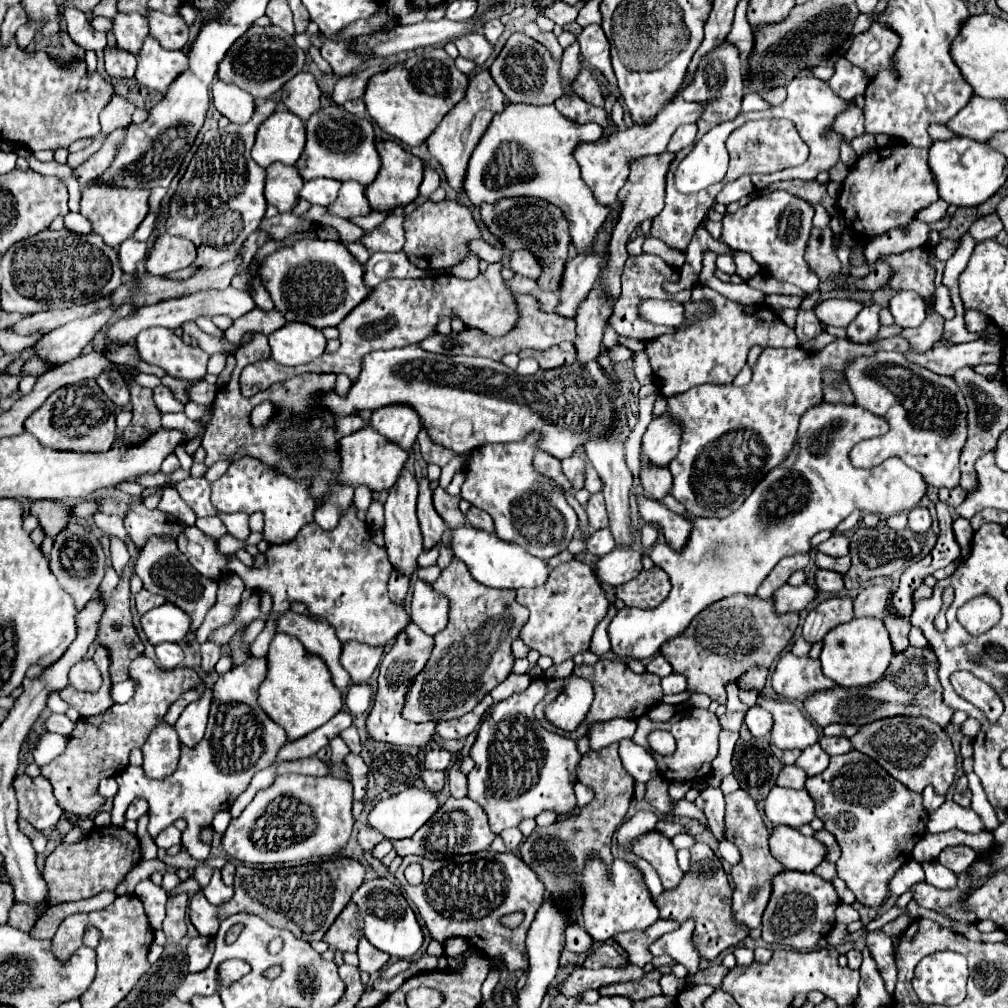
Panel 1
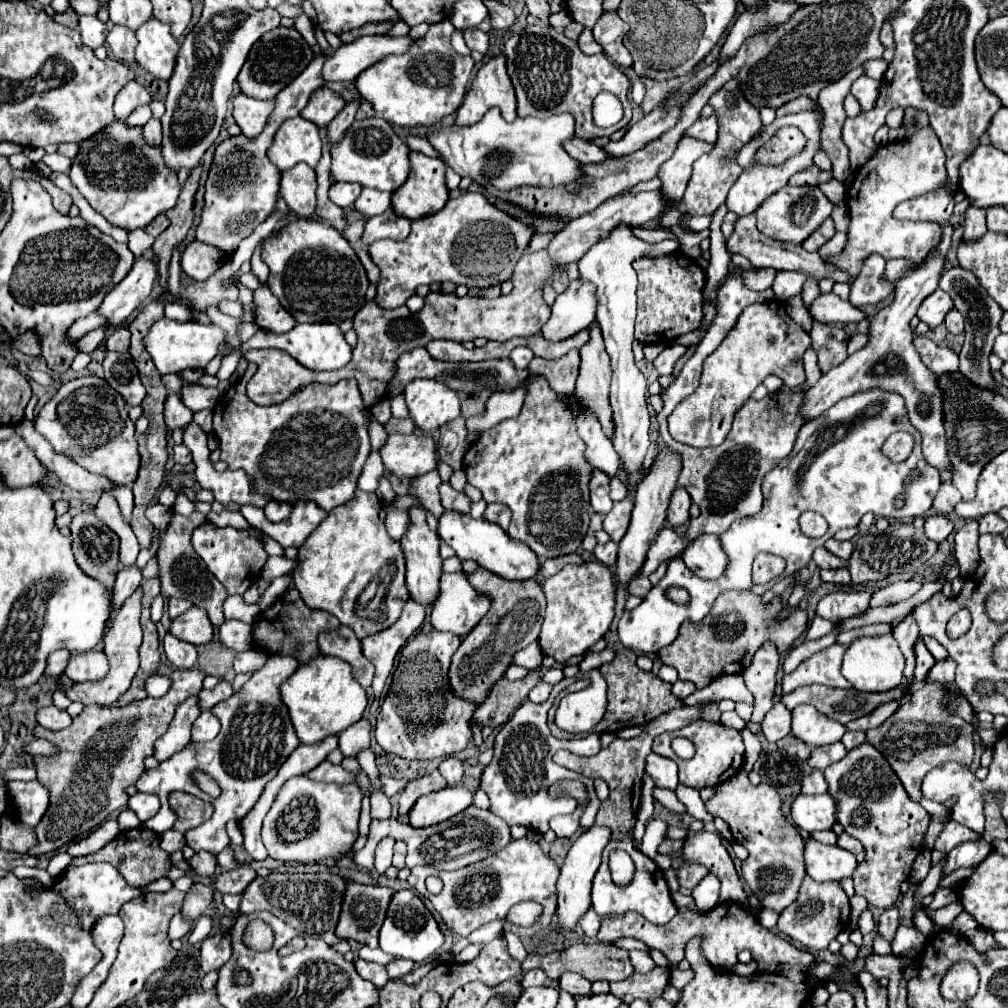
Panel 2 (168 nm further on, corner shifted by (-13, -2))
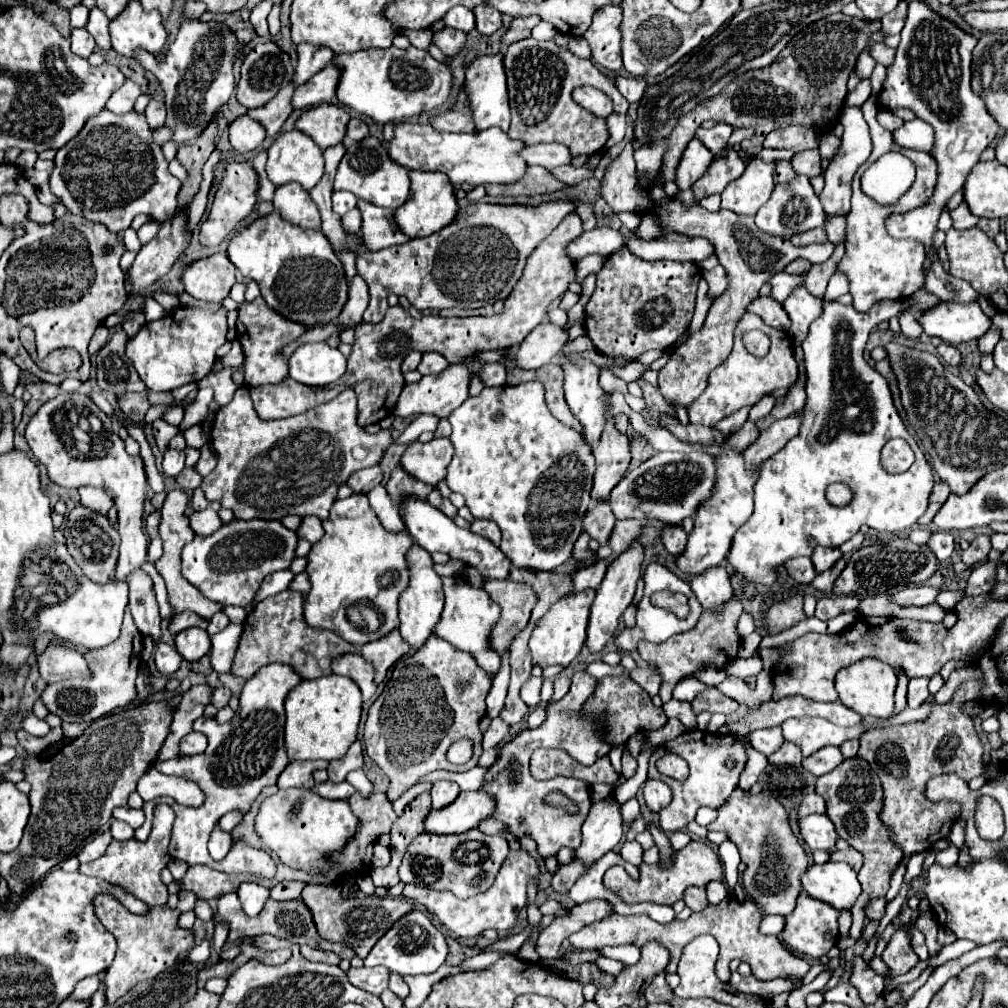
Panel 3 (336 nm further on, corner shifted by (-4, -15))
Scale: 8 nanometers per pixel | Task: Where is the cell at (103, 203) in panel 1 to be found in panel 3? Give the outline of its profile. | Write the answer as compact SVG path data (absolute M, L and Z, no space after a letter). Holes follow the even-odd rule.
M102 109L90 117L80 133L58 149L54 165L48 179L50 191L72 215L102 223L114 233L128 229L140 213L148 213L158 223L164 223L178 207L176 197L182 183L168 171L168 161L152 139L146 115L134 109L124 115Z

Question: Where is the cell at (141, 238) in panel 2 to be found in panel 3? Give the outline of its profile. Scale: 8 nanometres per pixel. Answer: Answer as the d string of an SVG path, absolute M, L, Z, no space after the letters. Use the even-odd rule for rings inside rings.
M132 227L128 231L124 231L122 239L124 239L124 245L126 245L128 251L140 251L142 243L140 243L140 239L138 239L138 235L136 235L136 231Z

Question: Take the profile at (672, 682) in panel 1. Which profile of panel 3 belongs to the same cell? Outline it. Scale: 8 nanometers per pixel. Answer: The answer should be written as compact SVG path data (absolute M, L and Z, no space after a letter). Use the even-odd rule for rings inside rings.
M670 699L668 703L664 703L664 713L670 717L670 719L678 719L688 731L696 729L696 713L692 711L690 703L686 701L676 701L676 699Z

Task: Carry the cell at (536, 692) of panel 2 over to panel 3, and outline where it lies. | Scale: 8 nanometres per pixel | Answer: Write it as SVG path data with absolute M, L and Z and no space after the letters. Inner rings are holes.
M540 705L540 707L536 707L536 709L530 711L530 715L528 715L528 727L536 729L536 727L540 727L544 723L544 719L546 719L546 709Z

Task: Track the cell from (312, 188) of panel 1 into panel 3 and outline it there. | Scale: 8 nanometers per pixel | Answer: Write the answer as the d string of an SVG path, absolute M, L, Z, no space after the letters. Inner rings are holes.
M334 191L332 203L334 203L334 211L336 211L338 215L344 215L344 213L348 213L350 209L356 207L356 195L352 195L352 193L348 193L348 191Z

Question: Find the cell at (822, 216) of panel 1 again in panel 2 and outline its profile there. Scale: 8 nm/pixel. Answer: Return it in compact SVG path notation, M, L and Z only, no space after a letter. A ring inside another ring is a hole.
M835 178L829 180L829 182L825 182L825 184L821 184L819 188L825 192L825 196L827 196L833 204L839 204L841 200L845 200L845 186L843 186L841 182L837 182Z

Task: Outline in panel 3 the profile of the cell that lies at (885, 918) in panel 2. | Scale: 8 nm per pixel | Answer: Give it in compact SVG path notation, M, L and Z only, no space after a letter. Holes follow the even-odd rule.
M872 899L872 903L868 903L866 907L866 917L880 921L884 917L884 905L886 905L886 899Z

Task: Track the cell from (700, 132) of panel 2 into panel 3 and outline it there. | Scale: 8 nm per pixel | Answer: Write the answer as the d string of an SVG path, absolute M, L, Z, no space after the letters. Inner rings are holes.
M718 123L716 127L712 127L712 129L698 129L696 131L696 137L716 155L716 153L720 153L724 147L726 147L726 143L728 143L728 137L732 135L732 129L726 125L726 123Z

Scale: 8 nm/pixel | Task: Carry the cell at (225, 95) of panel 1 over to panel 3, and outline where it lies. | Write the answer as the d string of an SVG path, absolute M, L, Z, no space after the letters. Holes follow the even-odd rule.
M242 115L234 123L230 123L230 143L238 153L250 153L258 149L264 137L266 129L248 115Z

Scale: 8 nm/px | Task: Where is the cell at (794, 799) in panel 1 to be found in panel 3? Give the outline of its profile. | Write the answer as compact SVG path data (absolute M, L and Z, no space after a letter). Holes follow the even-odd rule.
M826 815L802 817L800 819L800 833L812 851L816 851L816 849L830 851L830 849L834 849L836 841L838 841L836 827L830 823L830 819Z

